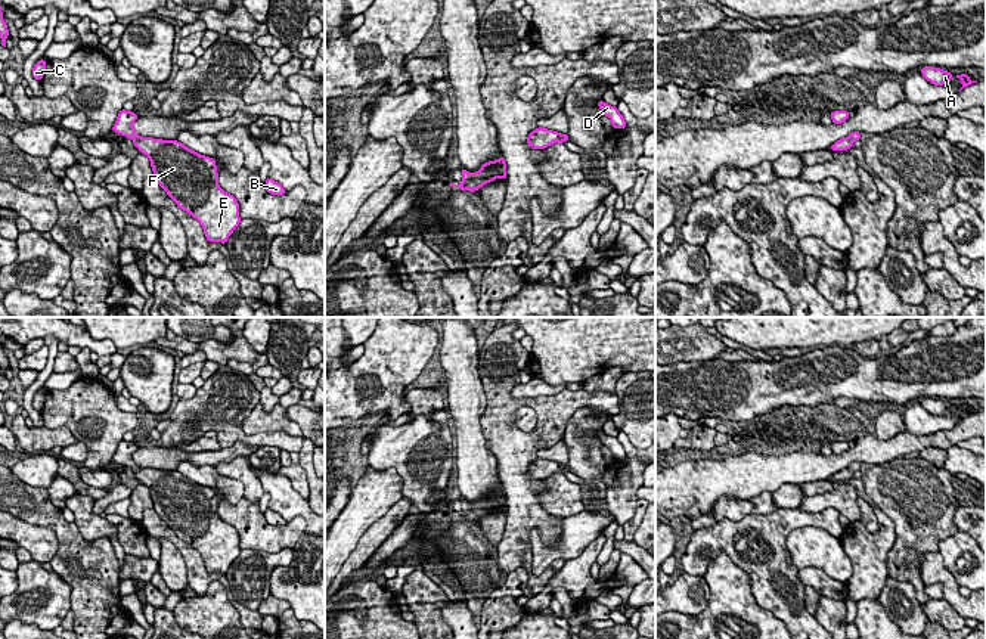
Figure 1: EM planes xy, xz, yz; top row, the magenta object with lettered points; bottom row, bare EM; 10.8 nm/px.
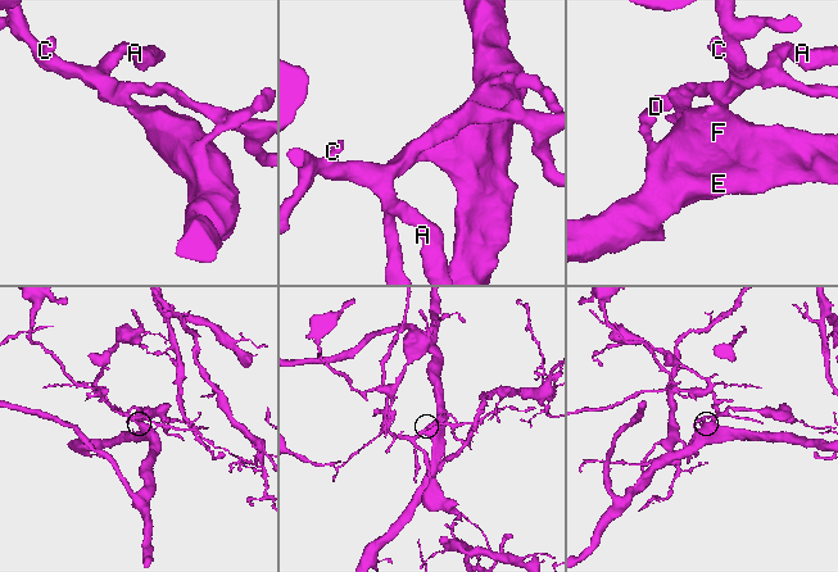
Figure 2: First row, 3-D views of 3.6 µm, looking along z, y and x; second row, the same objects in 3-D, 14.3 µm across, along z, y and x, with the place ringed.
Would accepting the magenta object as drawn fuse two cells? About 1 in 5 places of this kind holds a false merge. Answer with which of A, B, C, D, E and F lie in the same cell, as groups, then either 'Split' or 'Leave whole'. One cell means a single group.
Groups: A B C D E F. Leave whole

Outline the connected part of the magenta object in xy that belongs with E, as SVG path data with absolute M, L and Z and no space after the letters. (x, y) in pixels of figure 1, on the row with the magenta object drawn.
M121 109L112 131L130 137L151 159L155 182L199 221L208 242L226 243L241 223L239 204L218 186L216 161L179 140L140 137L133 128L137 118L133 111Z

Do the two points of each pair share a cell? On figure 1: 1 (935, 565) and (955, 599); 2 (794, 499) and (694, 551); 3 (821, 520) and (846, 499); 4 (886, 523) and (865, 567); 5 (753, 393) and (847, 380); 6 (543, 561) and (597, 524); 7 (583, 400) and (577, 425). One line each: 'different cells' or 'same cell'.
1: same cell
2: different cells
3: different cells
4: same cell
5: same cell
6: same cell
7: different cells

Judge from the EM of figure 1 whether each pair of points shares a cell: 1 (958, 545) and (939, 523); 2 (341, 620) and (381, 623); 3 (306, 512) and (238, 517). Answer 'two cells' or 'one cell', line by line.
1: two cells
2: one cell
3: two cells

